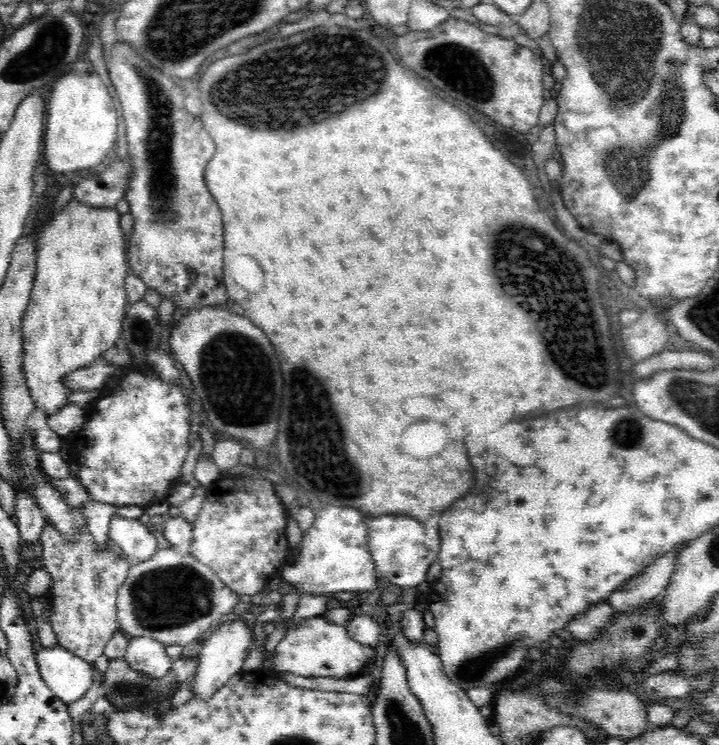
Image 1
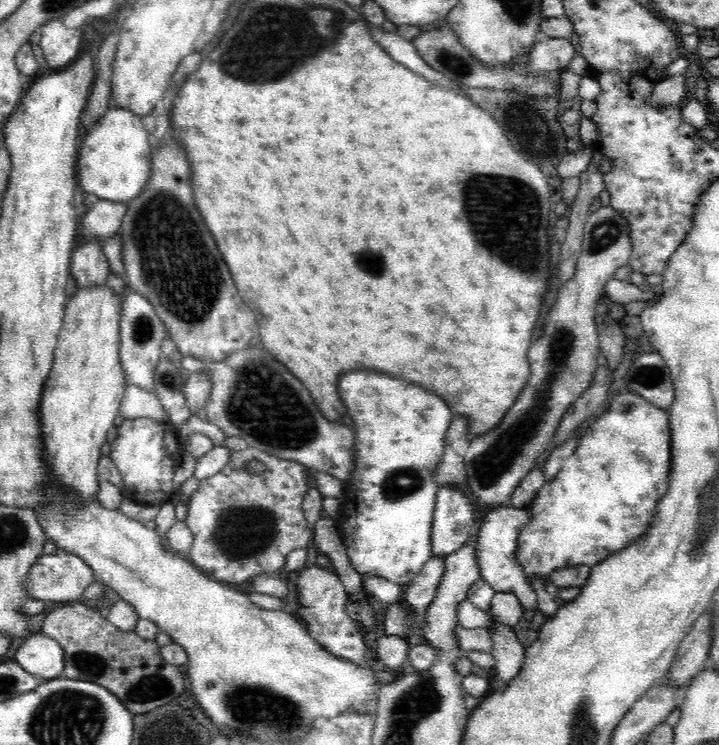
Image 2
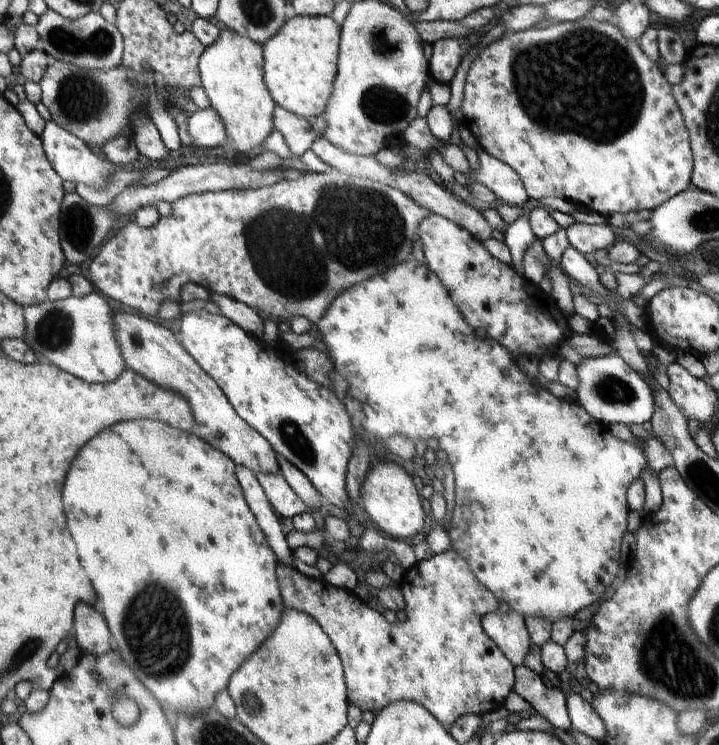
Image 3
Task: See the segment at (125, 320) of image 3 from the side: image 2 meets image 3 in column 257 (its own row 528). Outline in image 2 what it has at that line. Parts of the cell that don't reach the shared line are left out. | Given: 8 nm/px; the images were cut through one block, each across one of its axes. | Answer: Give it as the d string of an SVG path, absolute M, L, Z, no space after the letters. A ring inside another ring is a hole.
M449 484L440 486L436 495L435 509L433 510L433 521L431 526L431 551L432 556L450 556L450 554L460 550L464 543L470 538L472 527L475 524L475 516L471 502L472 493L466 494L459 488L454 488Z

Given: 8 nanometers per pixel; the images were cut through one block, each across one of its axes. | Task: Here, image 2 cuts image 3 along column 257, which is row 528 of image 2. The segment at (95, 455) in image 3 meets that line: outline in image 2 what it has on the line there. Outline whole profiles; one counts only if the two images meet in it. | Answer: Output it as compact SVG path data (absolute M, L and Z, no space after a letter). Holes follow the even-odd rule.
M624 389L610 400L596 421L581 431L580 444L572 458L566 458L558 474L551 481L545 481L528 508L531 519L519 532L516 553L528 580L533 574L548 584L550 572L558 568L574 568L580 564L592 567L646 534L656 516L656 504L668 492L672 466L670 430L668 412L639 394Z

